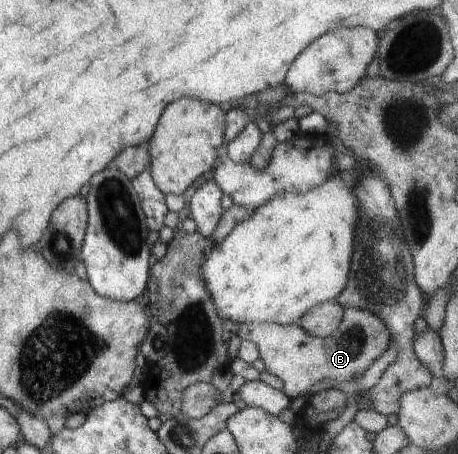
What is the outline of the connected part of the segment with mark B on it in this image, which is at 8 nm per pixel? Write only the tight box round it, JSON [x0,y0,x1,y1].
[236,306,391,400]

